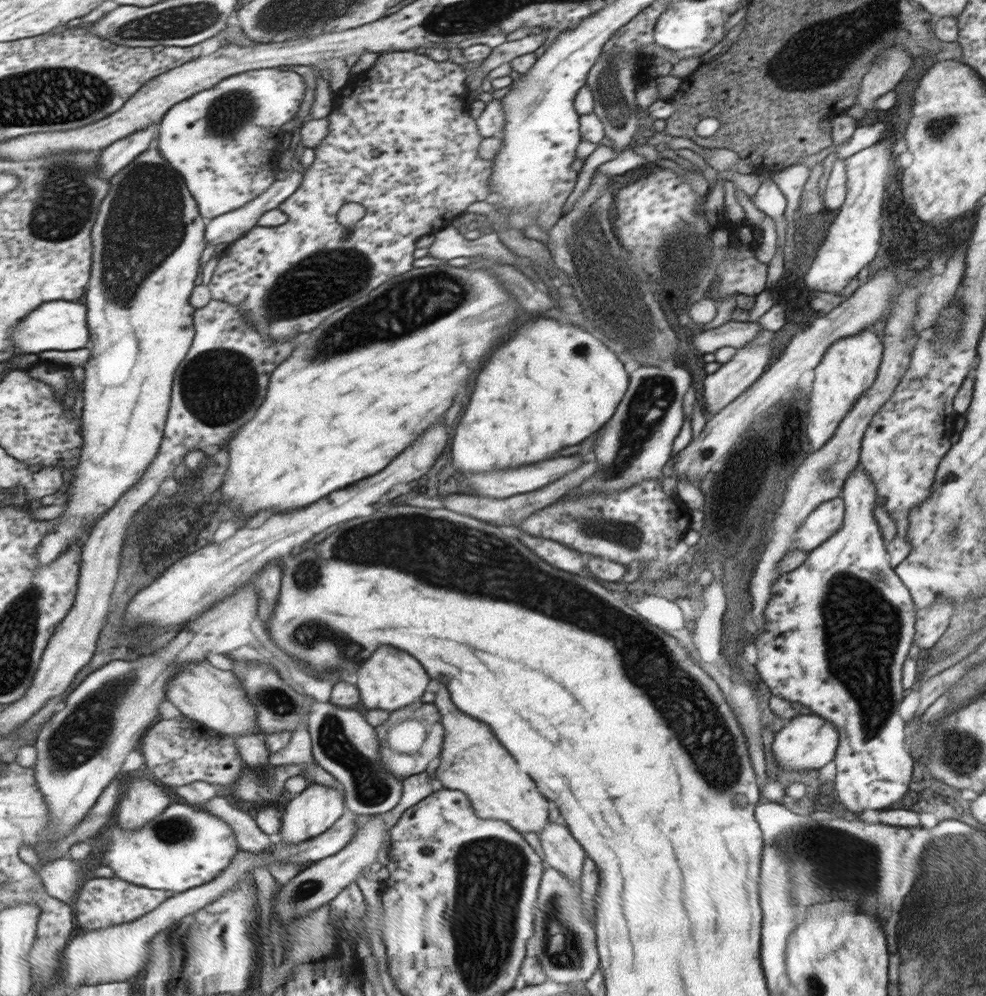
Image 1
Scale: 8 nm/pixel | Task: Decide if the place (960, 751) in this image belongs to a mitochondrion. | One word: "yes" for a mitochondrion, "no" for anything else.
yes

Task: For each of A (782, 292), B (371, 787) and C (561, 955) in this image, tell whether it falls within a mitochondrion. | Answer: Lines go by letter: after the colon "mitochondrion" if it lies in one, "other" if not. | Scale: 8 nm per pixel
A: other
B: mitochondrion
C: mitochondrion

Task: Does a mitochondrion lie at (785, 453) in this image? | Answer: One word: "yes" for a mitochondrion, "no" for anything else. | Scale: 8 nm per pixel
no

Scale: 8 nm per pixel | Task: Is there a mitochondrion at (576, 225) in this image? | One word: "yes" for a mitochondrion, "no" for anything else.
yes

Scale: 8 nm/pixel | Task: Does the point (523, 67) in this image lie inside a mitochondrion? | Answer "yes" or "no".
no

